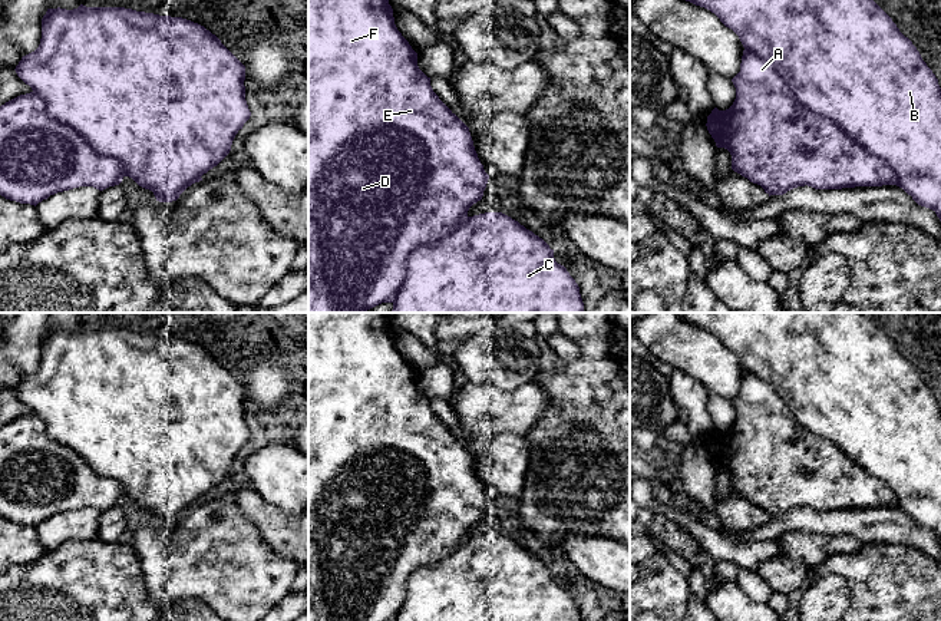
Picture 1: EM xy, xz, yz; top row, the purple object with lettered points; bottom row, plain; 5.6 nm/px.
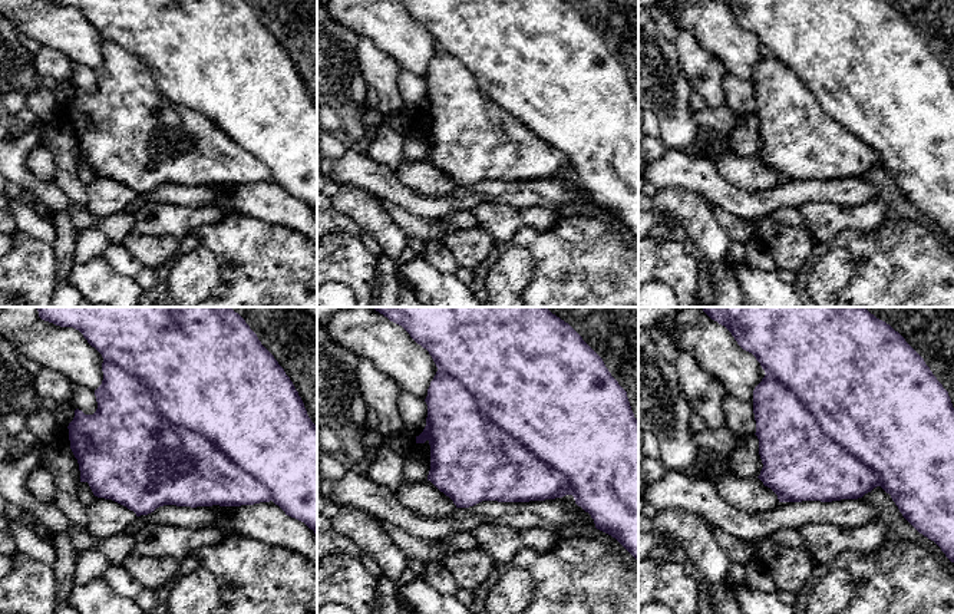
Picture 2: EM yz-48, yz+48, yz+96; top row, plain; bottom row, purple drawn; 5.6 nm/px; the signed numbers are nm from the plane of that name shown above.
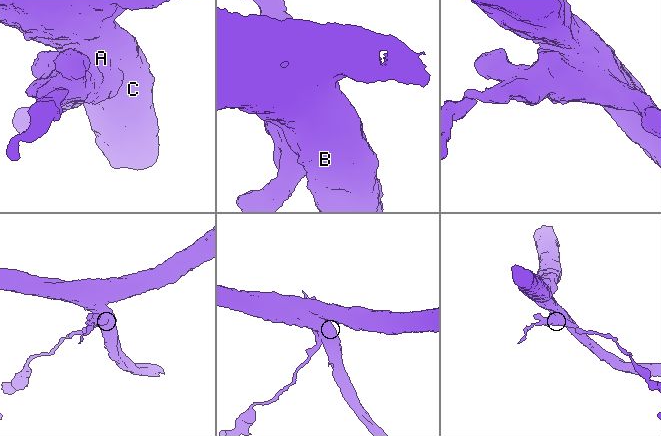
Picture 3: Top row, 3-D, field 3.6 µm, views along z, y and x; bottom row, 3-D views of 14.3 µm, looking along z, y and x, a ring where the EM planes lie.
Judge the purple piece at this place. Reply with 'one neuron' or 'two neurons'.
two neurons

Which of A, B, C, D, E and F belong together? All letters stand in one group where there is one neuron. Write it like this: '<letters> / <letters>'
A D E F / B C

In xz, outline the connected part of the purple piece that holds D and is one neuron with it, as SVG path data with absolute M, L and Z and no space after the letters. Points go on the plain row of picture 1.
M308 313L308 621L394 621L405 602L410 575L420 567L436 564L455 549L468 536L469 529L482 521L488 501L469 449L433 413L430 399L417 387L417 374L397 351L386 313Z

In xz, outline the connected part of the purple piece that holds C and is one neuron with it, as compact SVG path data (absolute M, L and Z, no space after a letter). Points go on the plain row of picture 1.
M502 534L465 538L430 567L417 568L406 585L406 598L394 621L582 621L580 608L554 579L554 571Z

